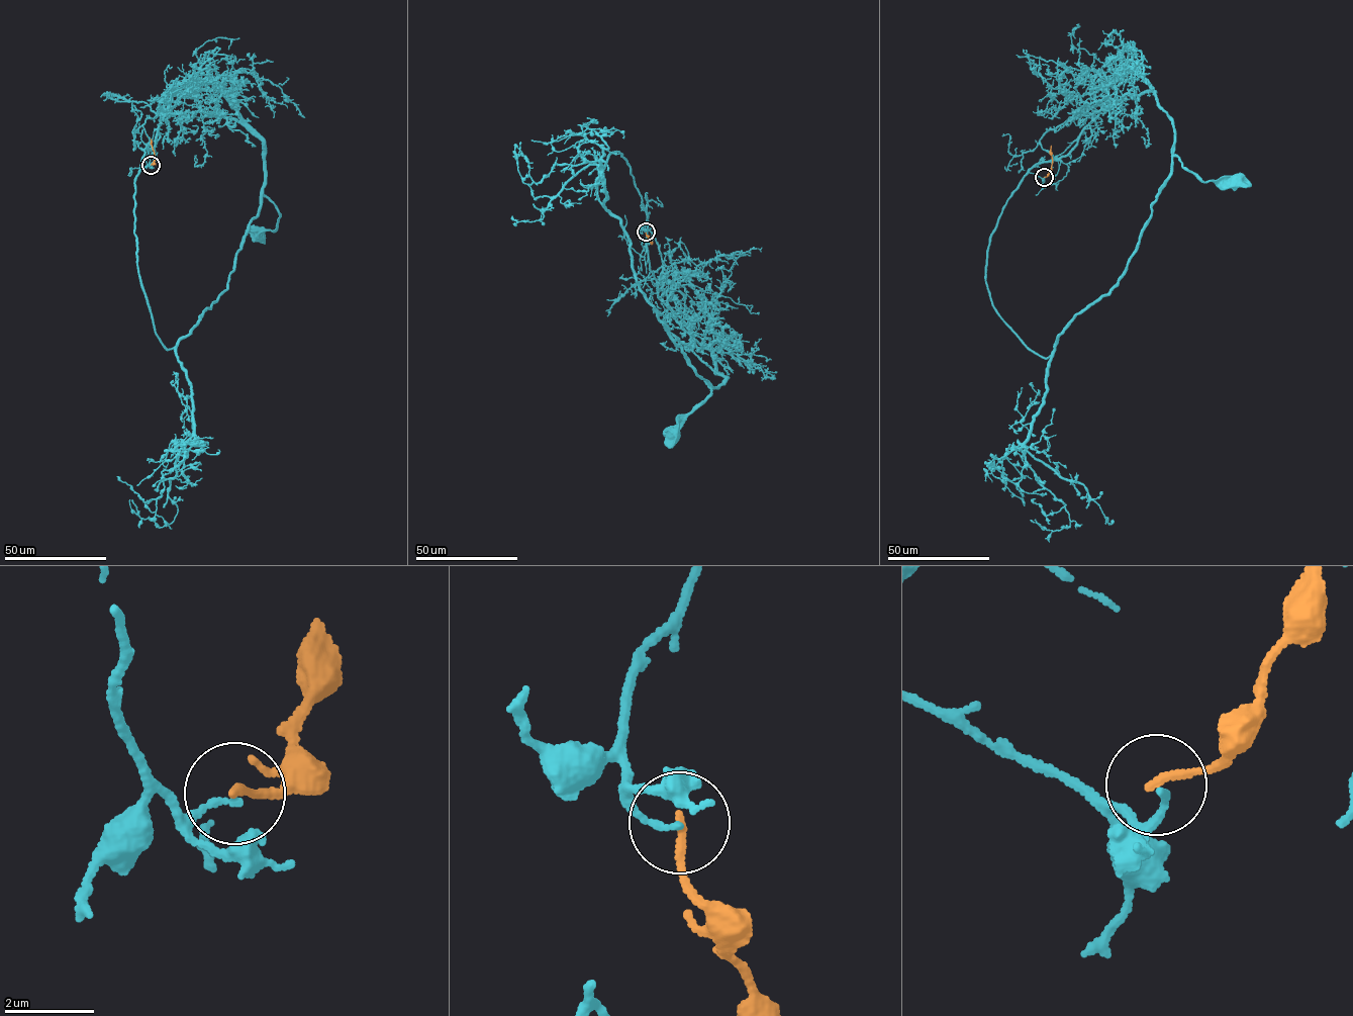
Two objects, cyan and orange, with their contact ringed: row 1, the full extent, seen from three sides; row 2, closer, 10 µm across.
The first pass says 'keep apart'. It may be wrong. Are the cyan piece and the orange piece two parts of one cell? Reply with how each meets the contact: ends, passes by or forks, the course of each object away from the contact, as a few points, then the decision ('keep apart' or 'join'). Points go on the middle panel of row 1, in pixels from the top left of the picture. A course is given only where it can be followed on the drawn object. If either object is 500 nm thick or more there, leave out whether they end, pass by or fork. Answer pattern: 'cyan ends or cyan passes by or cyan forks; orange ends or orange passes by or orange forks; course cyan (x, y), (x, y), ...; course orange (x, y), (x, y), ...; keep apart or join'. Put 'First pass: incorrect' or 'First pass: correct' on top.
First pass: correct
cyan ends; orange ends; course cyan (646, 231), (648, 217), (659, 297), (691, 350), (726, 377), (714, 387), (704, 381), (710, 394), (673, 433); course orange (646, 232), (650, 244); keep apart

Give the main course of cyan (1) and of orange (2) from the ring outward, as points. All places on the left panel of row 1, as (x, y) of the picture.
1: (151, 165), (145, 151), (164, 114), (235, 118), (262, 142), (262, 193), (280, 215), (259, 238)
2: (151, 164), (154, 150), (146, 132)

